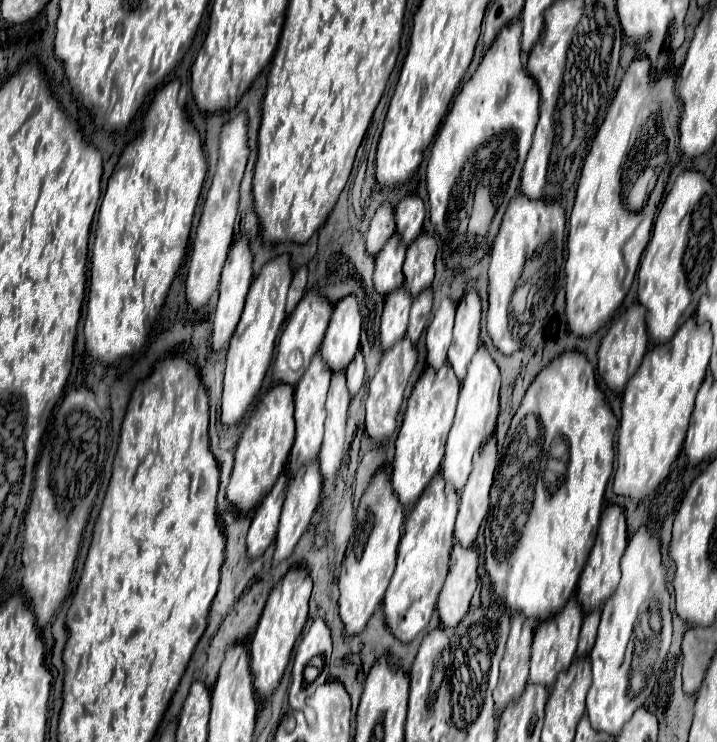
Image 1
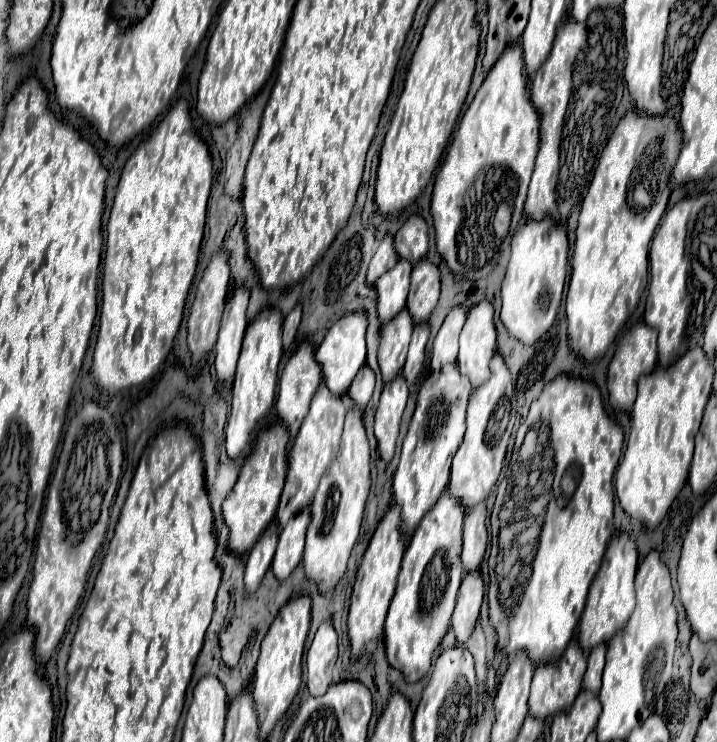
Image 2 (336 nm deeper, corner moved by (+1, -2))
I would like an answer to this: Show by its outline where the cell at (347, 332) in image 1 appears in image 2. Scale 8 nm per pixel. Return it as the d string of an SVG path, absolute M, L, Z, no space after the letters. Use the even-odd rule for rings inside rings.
M350 312L350 314L342 316L342 320L338 320L328 330L328 334L324 336L322 344L316 350L316 360L322 364L324 382L326 382L328 390L334 396L340 396L340 394L344 394L350 388L356 372L366 362L366 342L364 342L366 328L368 328L368 324L366 324L366 312Z

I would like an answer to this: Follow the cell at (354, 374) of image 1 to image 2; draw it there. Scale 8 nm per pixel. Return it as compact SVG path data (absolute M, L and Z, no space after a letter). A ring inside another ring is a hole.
M364 364L358 372L358 376L354 378L350 390L348 390L348 396L354 400L354 404L364 410L370 396L372 396L372 390L374 390L374 372Z

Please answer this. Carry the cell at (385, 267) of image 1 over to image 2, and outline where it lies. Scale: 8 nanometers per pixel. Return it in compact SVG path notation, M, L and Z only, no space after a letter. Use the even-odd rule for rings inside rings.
M400 258L398 264L390 268L390 272L384 272L376 280L374 288L378 292L378 318L382 324L390 322L406 306L410 270L412 270L412 264Z

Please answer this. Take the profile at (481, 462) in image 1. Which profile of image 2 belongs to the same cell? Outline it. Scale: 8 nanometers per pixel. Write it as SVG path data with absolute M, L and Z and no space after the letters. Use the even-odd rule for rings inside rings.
M478 504L466 512L464 518L464 544L462 544L462 564L466 572L478 570L488 544L486 532L486 506Z

